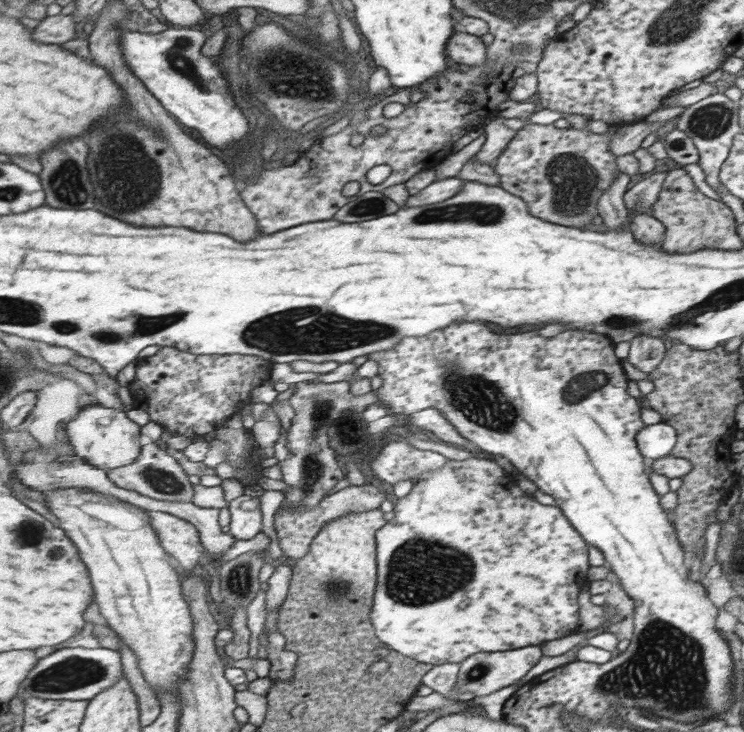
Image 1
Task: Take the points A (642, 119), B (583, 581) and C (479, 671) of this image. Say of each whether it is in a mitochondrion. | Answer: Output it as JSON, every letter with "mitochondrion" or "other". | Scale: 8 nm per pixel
{"A":"other","B":"other","C":"mitochondrion"}

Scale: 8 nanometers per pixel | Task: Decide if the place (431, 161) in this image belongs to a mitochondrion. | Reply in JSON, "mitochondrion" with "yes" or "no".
{"mitochondrion":"no"}

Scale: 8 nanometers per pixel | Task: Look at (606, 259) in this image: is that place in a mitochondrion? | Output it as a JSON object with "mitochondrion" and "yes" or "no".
{"mitochondrion":"no"}

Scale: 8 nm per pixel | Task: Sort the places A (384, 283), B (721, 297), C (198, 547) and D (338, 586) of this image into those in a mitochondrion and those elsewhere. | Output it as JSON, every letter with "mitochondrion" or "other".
{"A":"other","B":"mitochondrion","C":"other","D":"mitochondrion"}

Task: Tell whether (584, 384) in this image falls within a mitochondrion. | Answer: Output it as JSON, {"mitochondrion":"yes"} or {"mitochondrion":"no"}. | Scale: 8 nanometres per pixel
{"mitochondrion":"yes"}

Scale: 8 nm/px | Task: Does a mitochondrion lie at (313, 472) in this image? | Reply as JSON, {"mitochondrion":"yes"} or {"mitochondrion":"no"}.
{"mitochondrion":"yes"}

